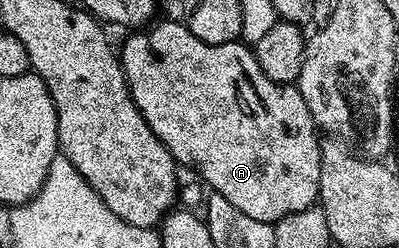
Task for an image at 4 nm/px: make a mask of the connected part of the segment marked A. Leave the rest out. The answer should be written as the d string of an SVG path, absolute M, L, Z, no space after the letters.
M176 20L132 31L123 52L121 48L127 89L137 110L149 122L149 130L157 134L176 165L200 172L211 192L221 194L251 220L274 224L285 214L312 207L319 199L321 186L321 136L298 87L269 79L246 43L230 40L206 44L189 31L186 23Z

